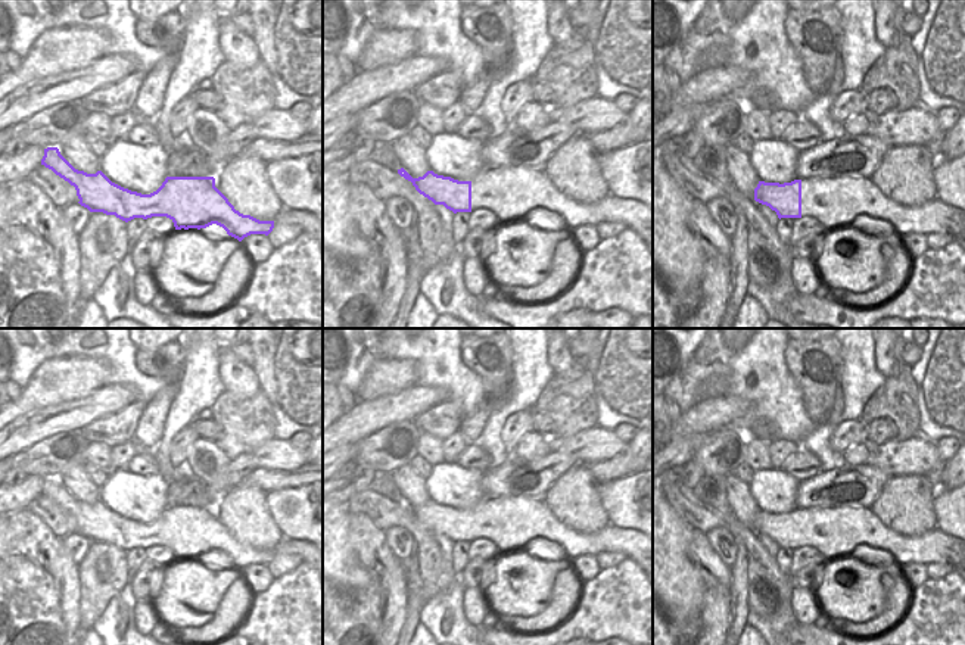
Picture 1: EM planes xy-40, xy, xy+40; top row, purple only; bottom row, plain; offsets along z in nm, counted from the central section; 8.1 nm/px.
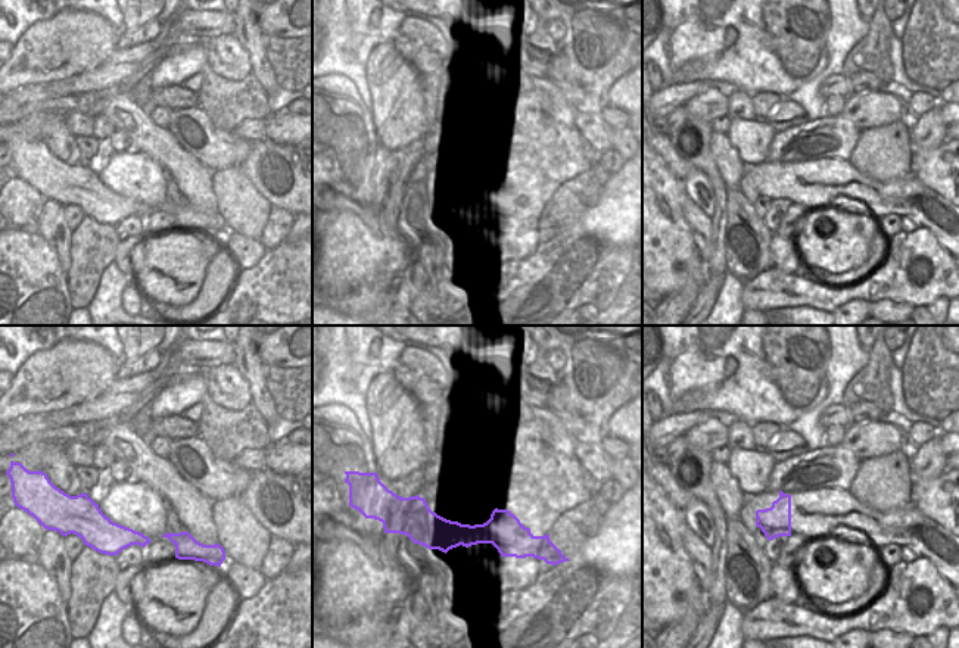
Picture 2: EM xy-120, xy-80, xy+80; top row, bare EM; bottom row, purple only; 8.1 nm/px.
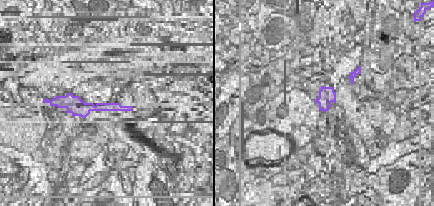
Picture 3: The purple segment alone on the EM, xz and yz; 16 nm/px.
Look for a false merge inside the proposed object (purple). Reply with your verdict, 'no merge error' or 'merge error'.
merge error

